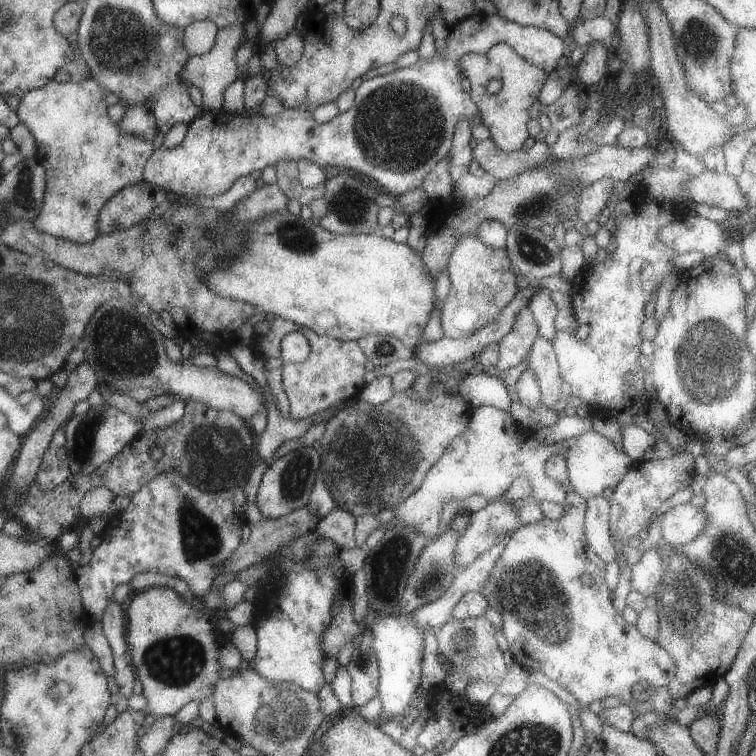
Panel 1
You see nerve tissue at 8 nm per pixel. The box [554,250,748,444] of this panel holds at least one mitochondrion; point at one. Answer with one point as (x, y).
(707, 360)

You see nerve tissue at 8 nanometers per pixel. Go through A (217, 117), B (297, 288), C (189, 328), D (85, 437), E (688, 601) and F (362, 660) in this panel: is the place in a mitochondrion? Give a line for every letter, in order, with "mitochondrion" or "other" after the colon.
A: other
B: other
C: other
D: mitochondrion
E: mitochondrion
F: mitochondrion

